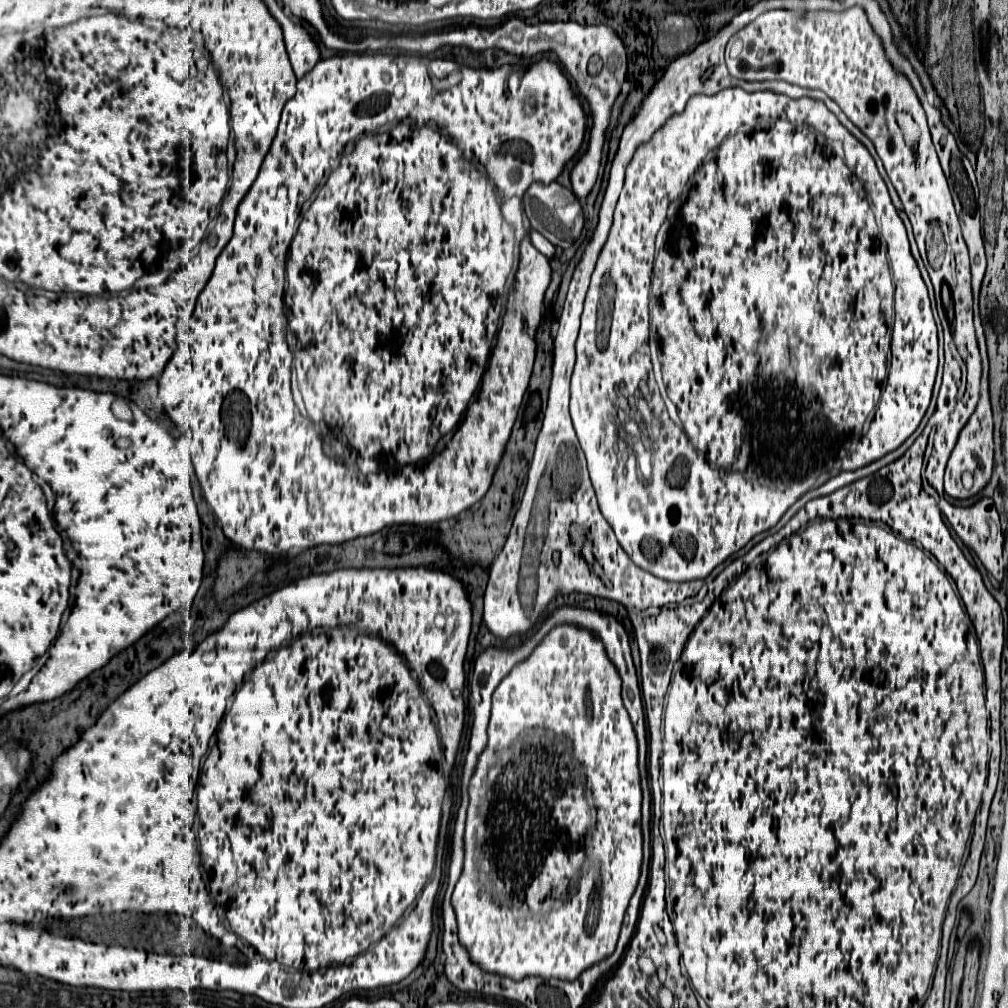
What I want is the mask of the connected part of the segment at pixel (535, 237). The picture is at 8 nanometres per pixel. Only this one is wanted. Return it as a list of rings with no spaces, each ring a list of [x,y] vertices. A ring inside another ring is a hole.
[[[530,231],[530,241],[532,241],[532,245],[542,253],[542,255],[546,255],[546,257],[552,257],[554,255],[554,245],[544,237],[544,235],[540,235],[538,231]]]

